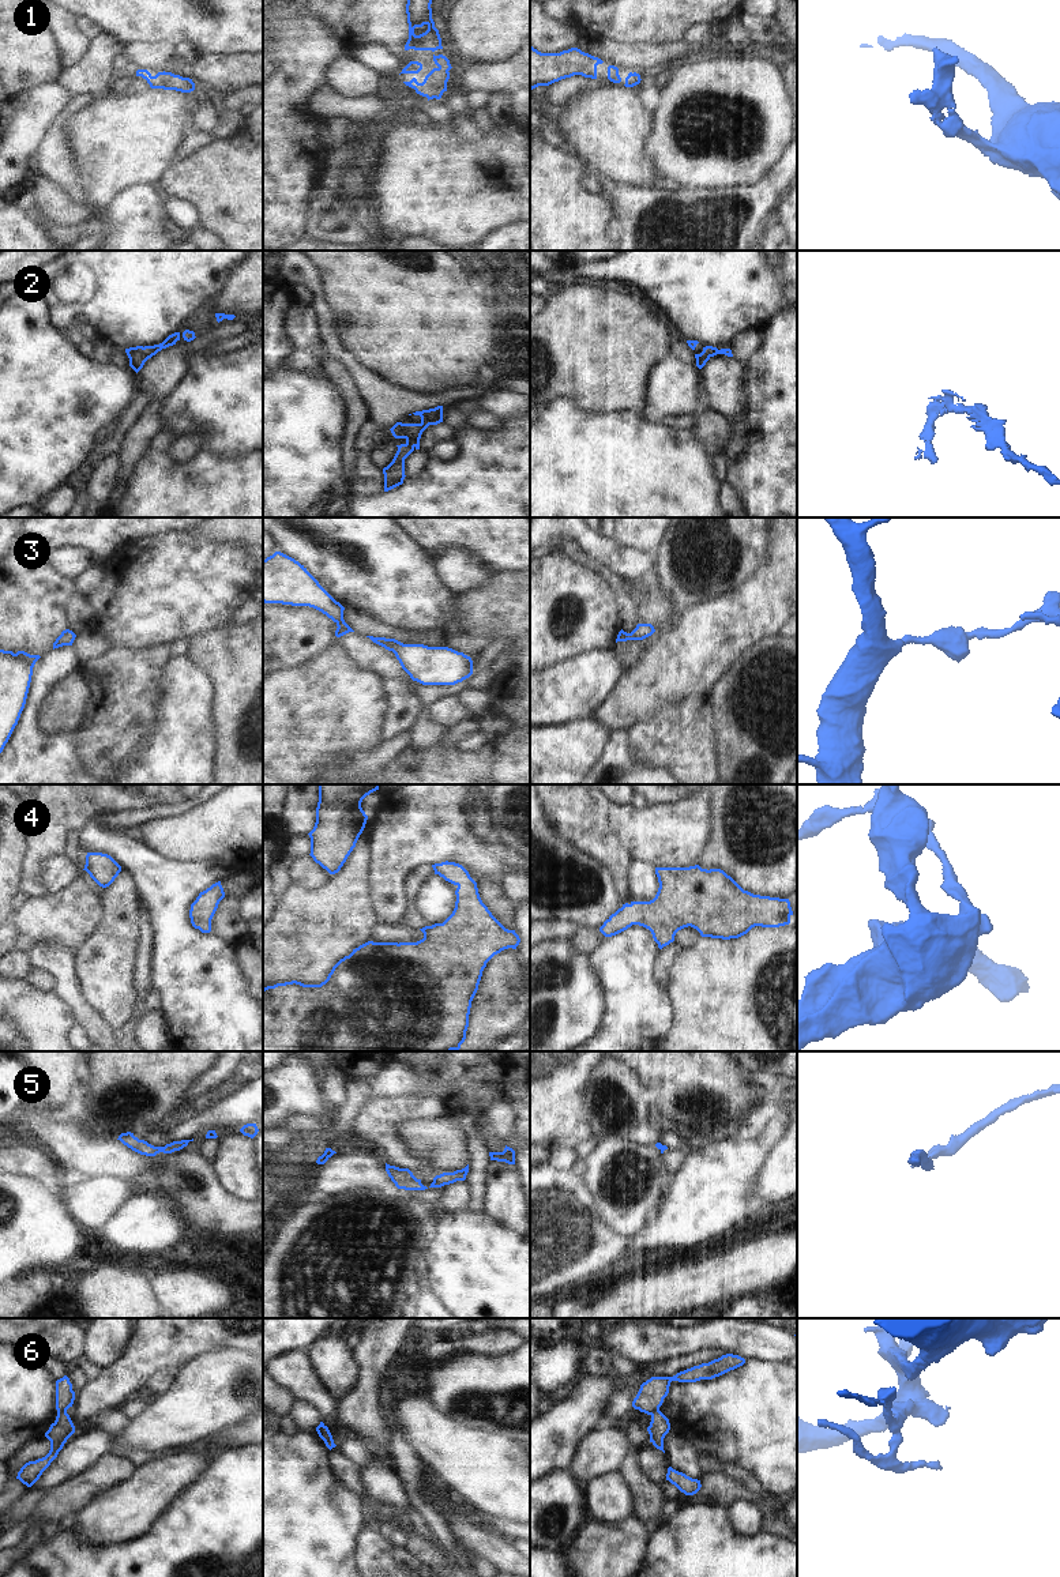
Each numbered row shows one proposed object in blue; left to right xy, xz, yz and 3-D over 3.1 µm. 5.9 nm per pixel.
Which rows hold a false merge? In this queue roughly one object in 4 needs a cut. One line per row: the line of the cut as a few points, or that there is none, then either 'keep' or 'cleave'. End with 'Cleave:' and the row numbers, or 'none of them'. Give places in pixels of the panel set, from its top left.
1: cut none; keep
2: cut none; keep
3: cut none; keep
4: cut none; keep
5: cut none; keep
6: cut xy (66, 1410), (57, 1412); cleave
Cleave: 6

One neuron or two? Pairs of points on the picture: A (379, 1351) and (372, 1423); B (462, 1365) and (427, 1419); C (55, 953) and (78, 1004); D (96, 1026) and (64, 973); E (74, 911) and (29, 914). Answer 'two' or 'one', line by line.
A: one
B: two
C: one
D: one
E: one

